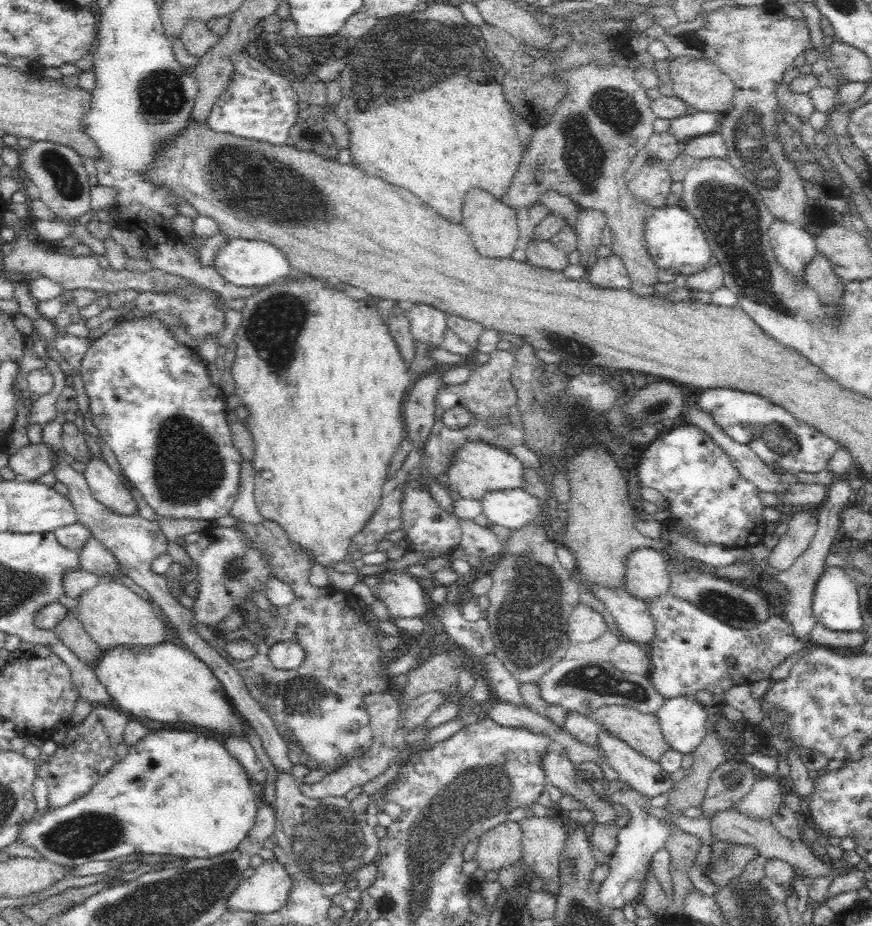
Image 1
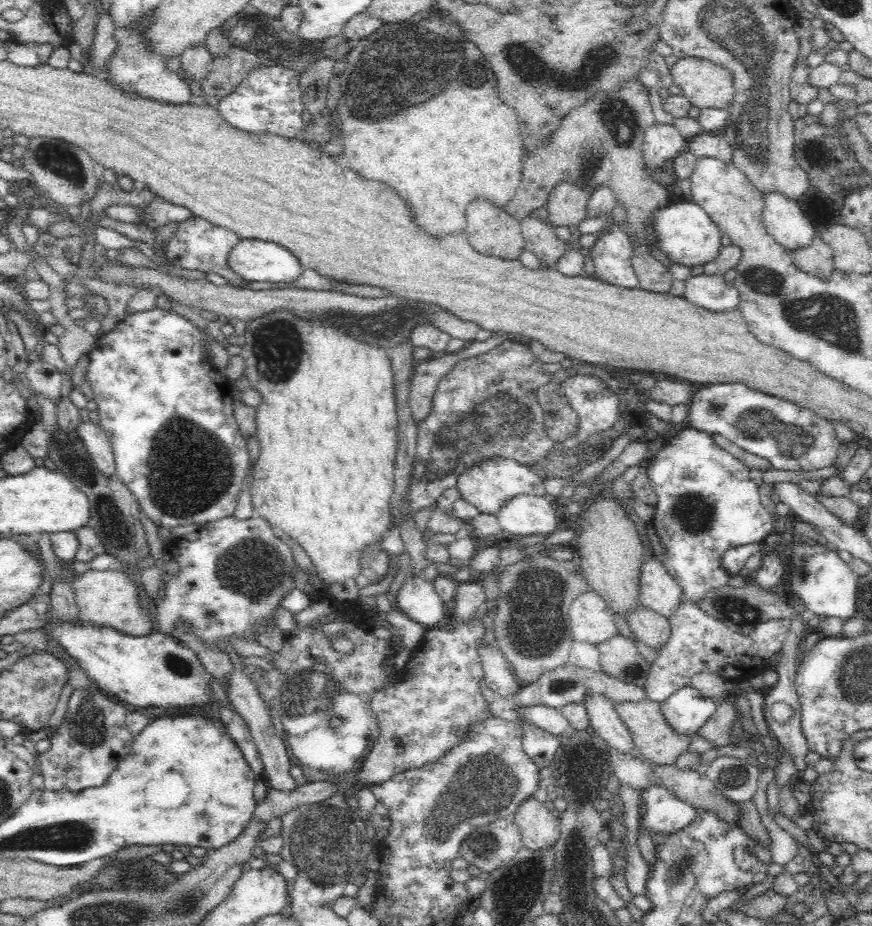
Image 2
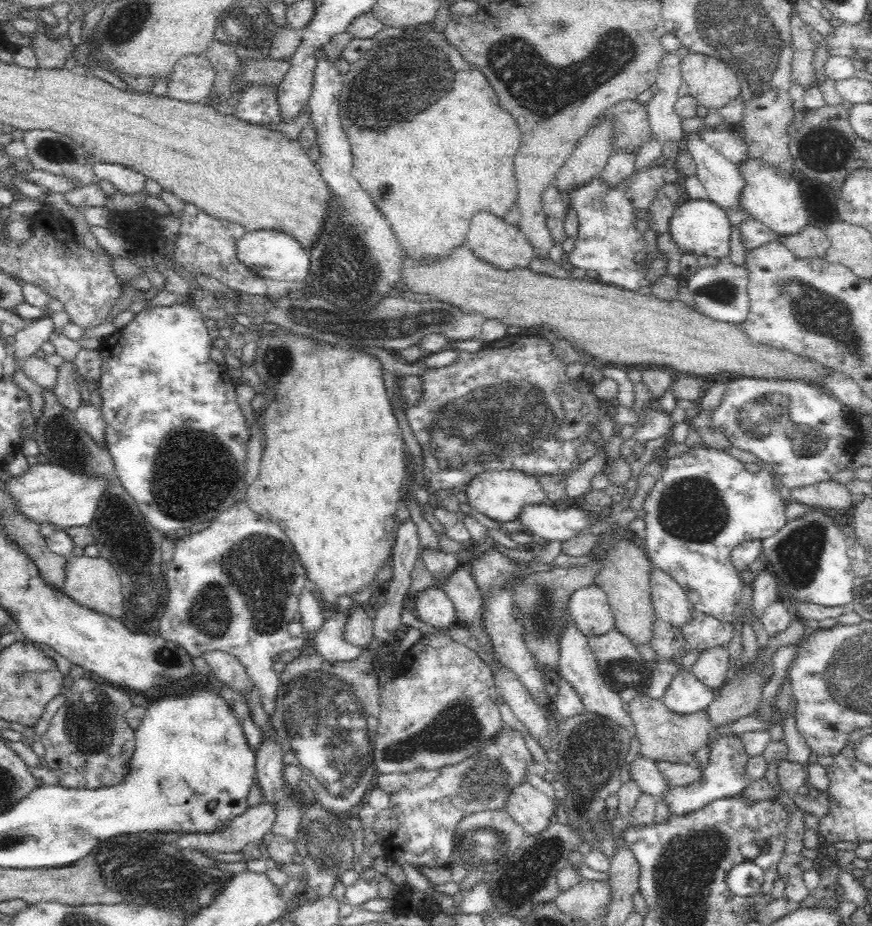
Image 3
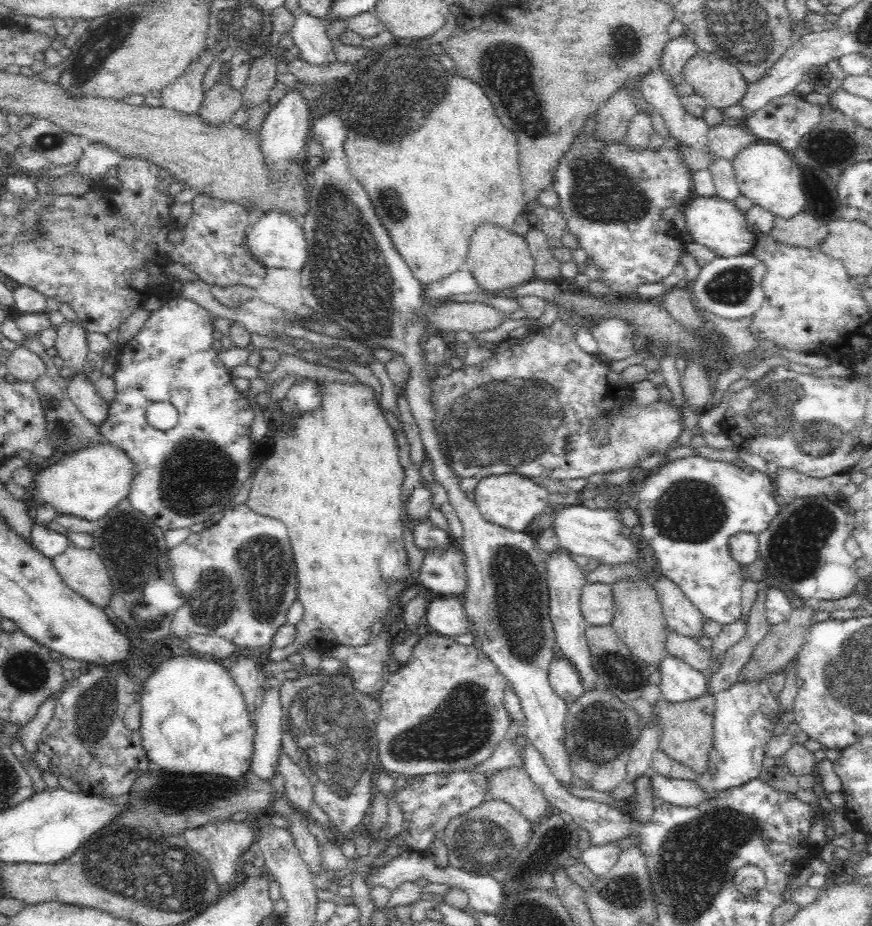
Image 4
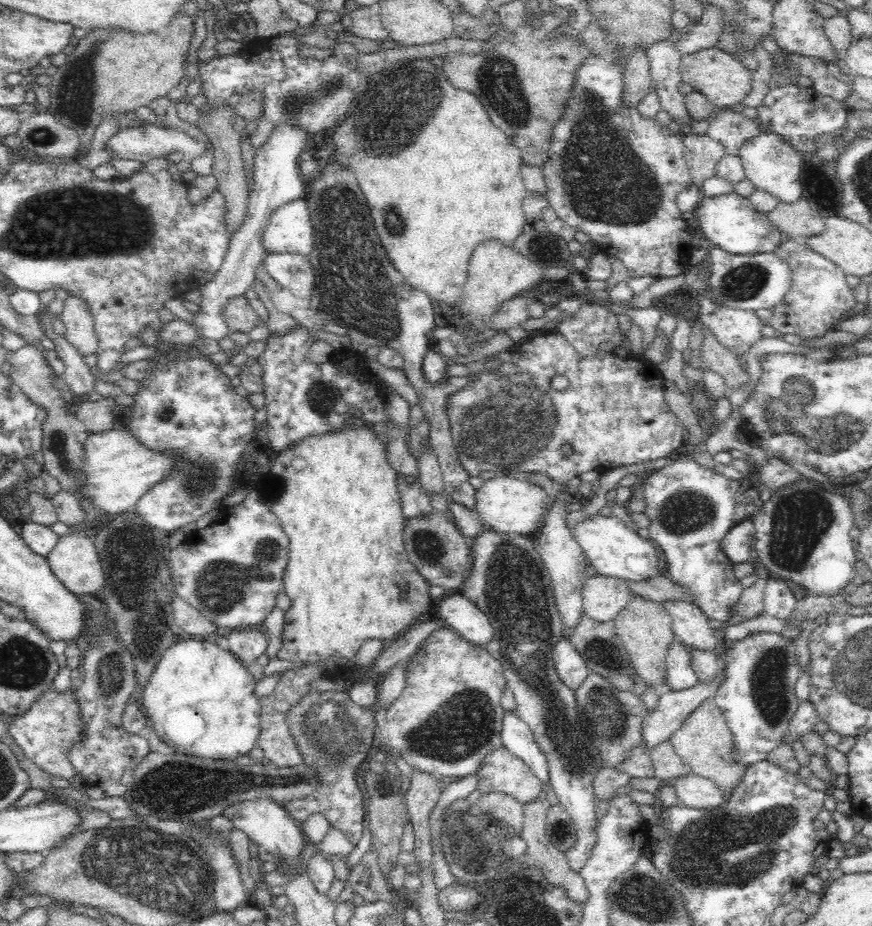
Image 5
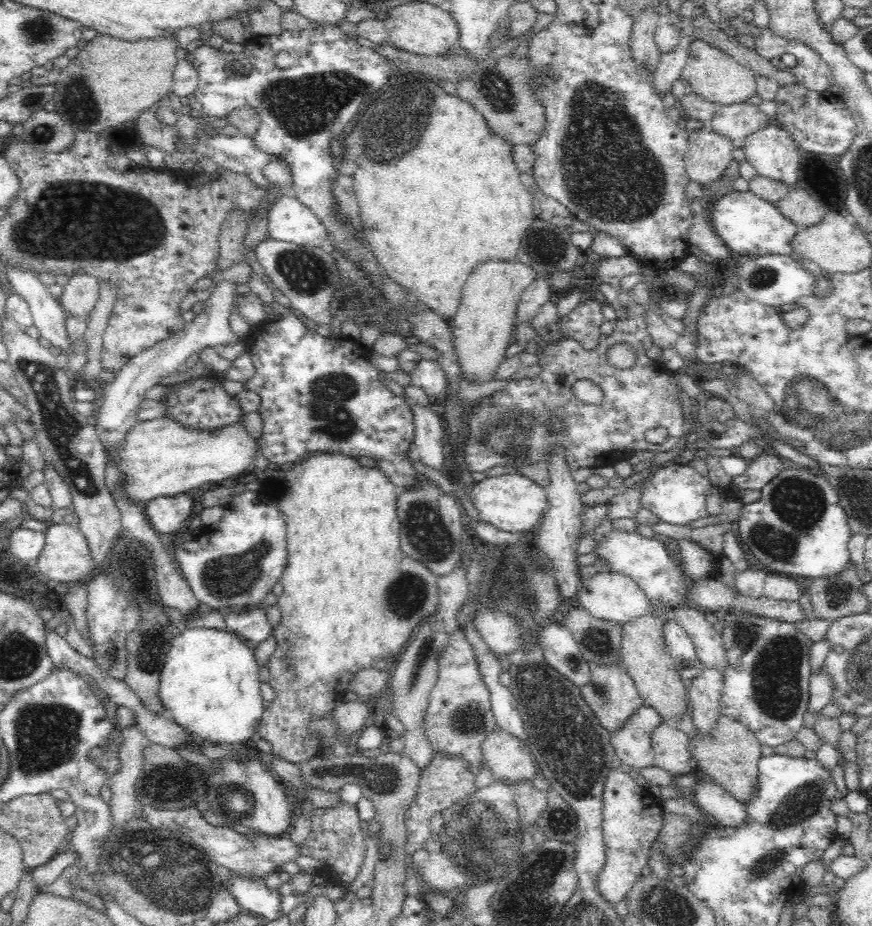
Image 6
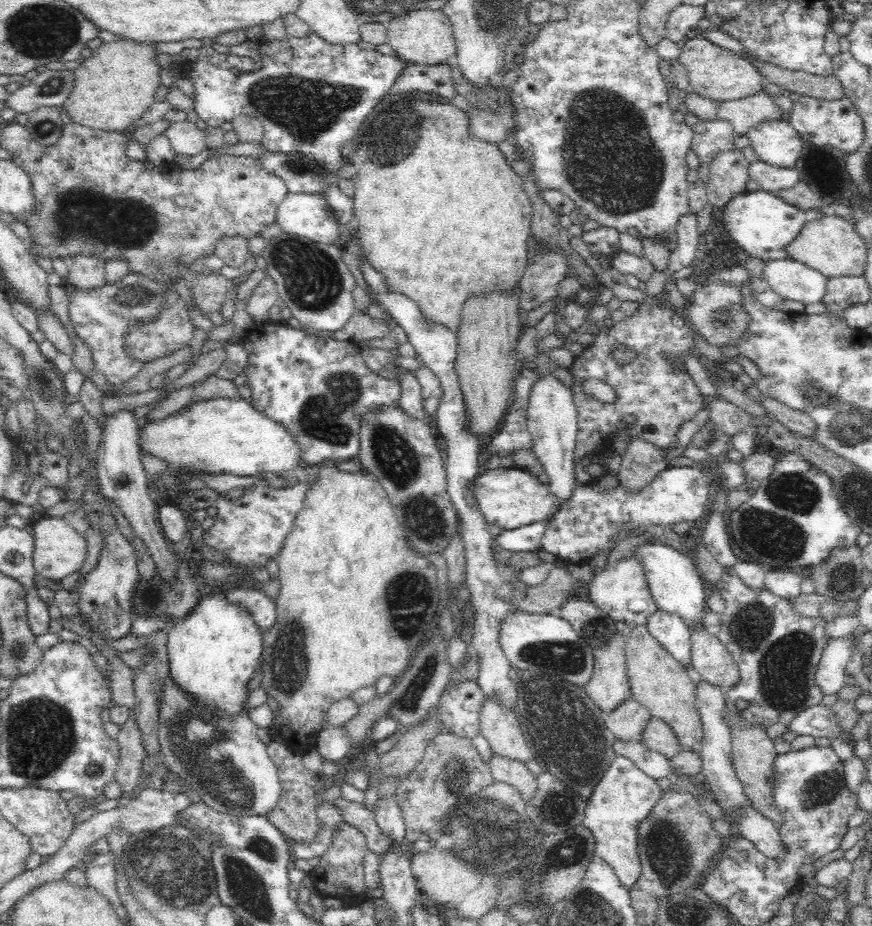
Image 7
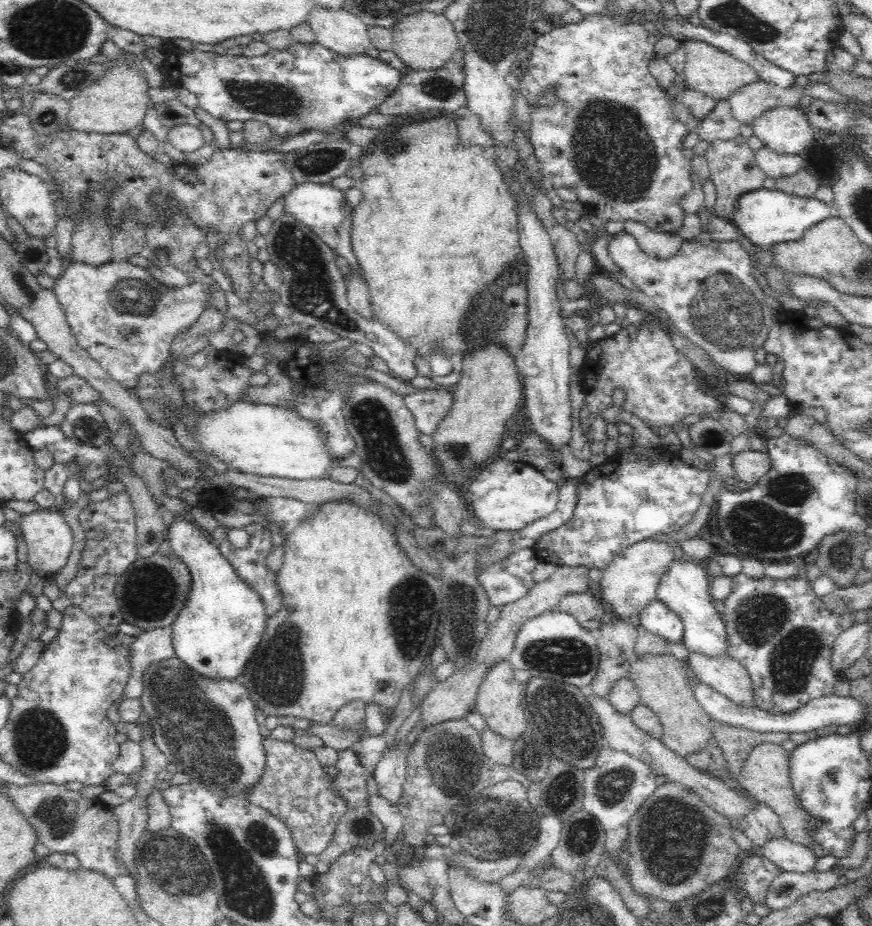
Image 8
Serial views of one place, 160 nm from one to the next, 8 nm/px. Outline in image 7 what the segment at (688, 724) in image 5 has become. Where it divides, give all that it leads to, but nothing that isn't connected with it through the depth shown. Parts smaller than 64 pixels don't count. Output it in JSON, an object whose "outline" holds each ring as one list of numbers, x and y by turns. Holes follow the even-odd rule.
{"outline":[[731,728,730,735,734,769,744,787,746,796,750,799,754,809,780,828,784,824,784,815,776,806,773,797,774,762,779,756,775,749,776,741,770,739,763,730,755,730,755,728,746,728,746,730]]}

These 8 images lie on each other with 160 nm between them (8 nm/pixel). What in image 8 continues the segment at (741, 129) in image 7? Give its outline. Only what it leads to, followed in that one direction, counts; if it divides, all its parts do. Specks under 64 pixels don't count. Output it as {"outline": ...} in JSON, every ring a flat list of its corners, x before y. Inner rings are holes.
{"outline":[[762,79,740,86,728,98,734,118,738,122,751,124,772,106,797,106,799,105,796,88,794,90,782,90,775,84,764,82]]}

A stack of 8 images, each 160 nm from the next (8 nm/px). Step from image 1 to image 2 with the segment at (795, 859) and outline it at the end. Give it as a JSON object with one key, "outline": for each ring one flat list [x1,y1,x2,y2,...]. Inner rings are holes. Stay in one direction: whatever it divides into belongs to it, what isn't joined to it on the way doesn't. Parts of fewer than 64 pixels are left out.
{"outline":[[655,765,658,786,665,786,695,808,717,810,720,819,739,823,738,809,728,800,706,774,694,770,680,770,675,765]]}

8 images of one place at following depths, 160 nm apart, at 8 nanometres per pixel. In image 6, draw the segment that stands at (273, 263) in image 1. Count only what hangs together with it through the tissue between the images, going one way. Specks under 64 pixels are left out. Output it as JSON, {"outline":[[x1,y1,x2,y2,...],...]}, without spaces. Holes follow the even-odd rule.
{"outline":[[282,194,267,217,268,236,278,241,322,247,327,240,322,222,293,194]]}

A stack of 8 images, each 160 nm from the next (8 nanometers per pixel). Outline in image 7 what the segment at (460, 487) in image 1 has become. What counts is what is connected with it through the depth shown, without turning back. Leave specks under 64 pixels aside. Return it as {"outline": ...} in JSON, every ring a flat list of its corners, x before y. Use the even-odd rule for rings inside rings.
{"outline":[[500,466,496,469,483,467,473,483,471,488,480,512,488,523,496,524,503,530,512,530,544,520,552,516,558,506,558,500,552,494,550,487,540,482,534,474,520,467]]}

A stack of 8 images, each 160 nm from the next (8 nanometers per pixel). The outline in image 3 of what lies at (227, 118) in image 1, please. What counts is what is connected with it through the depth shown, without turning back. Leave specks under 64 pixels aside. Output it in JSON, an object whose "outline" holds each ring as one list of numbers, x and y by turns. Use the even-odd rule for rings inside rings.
{"outline":[[250,85,244,92,238,92,235,115,250,124,280,124,280,109,276,101,277,91,266,85]]}

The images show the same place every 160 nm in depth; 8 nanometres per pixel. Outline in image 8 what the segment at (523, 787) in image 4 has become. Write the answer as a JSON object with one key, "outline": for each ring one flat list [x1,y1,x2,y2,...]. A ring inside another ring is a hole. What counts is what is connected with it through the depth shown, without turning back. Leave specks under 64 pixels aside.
{"outline":[[502,658,496,664,492,664,484,674,484,681,480,683,474,705,486,721,488,728,510,741,518,738,522,732,526,732,526,712,522,706,524,684,516,681,513,670,508,658]]}

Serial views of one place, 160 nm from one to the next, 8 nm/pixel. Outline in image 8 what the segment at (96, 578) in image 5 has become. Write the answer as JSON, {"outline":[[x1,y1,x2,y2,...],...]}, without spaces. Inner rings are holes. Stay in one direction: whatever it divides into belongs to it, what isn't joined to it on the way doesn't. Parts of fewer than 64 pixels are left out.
{"outline":[[40,508,35,512,19,514,16,521,18,528,20,528,20,534,26,542,27,564,48,579,56,570,60,570,68,560,68,554,72,548,72,538,74,538,68,523,58,511,52,508]]}

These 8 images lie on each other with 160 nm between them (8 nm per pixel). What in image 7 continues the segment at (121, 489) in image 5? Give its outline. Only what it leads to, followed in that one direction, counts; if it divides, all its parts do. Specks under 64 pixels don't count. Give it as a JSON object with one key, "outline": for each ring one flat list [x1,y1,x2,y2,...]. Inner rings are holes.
{"outline":[[210,398,198,401,187,412,176,411,164,420,146,423,139,433,139,446,141,450,146,450,148,454,158,456,158,458,168,462,168,470,162,476,164,480,154,482,149,479,150,488,155,490,158,487,158,489,161,489,161,494,164,493,166,488,175,489,189,480,189,478,184,478,182,482,181,480,175,480,172,472,176,468,191,468,195,472,201,470,201,472,207,472,208,474,211,474,210,472,215,474,228,472,234,475,257,476,259,473,264,475,267,472,288,472,308,466,305,462,301,462,302,451,294,435,288,432,283,424,256,410,251,401,244,398]]}

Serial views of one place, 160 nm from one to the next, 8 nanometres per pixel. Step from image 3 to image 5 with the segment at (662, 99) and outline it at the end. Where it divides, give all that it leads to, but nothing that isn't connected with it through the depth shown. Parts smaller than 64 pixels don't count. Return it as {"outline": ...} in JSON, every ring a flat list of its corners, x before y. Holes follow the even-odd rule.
{"outline":[[704,4,704,6,706,6,706,10,704,10,699,24,694,26,688,34,682,35,675,44,682,55,702,50,702,48,716,47,719,44,724,25,726,25,724,9,708,6,708,4]]}

